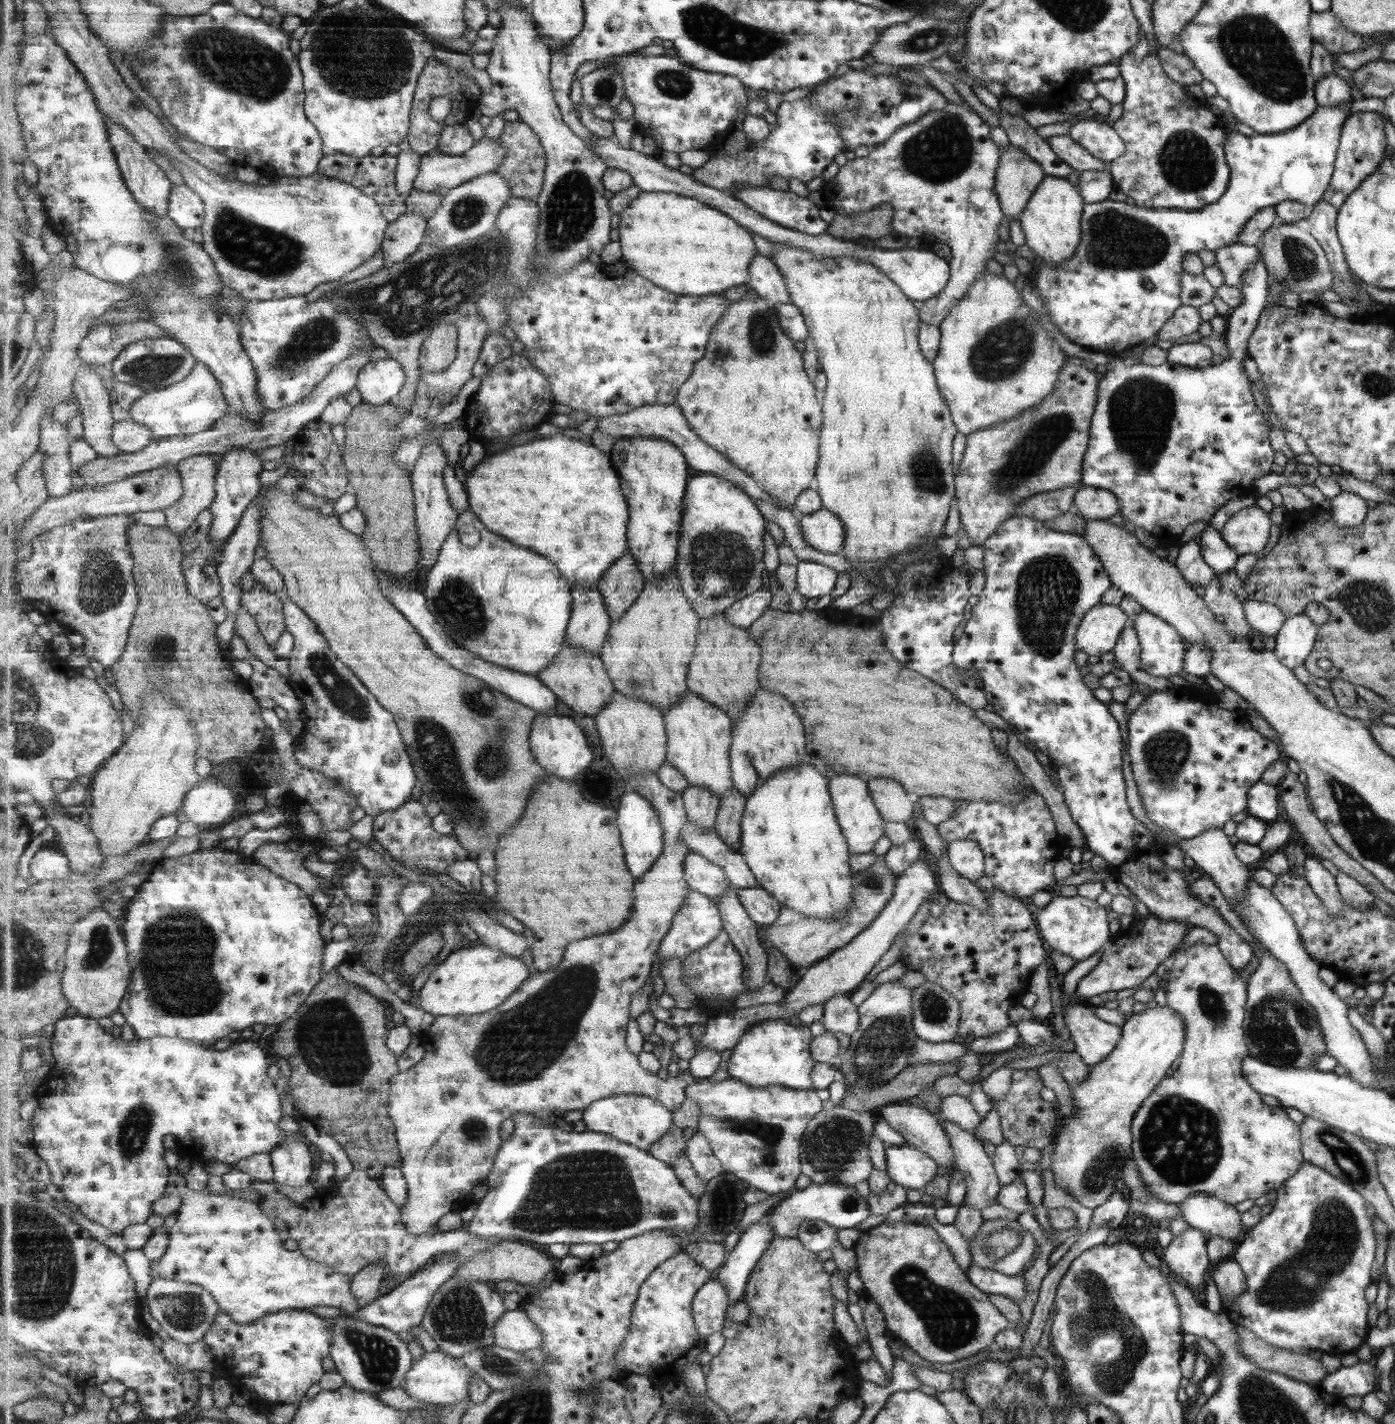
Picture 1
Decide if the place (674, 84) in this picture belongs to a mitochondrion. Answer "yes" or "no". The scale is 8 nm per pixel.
yes

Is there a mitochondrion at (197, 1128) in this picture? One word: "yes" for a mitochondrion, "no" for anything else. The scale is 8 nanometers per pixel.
no

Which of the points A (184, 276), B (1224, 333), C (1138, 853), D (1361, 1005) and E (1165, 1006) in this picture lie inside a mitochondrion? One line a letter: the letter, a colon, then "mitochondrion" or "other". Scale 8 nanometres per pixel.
A: mitochondrion
B: other
C: other
D: other
E: other

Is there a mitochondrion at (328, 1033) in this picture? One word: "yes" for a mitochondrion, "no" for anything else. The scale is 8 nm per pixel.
yes

